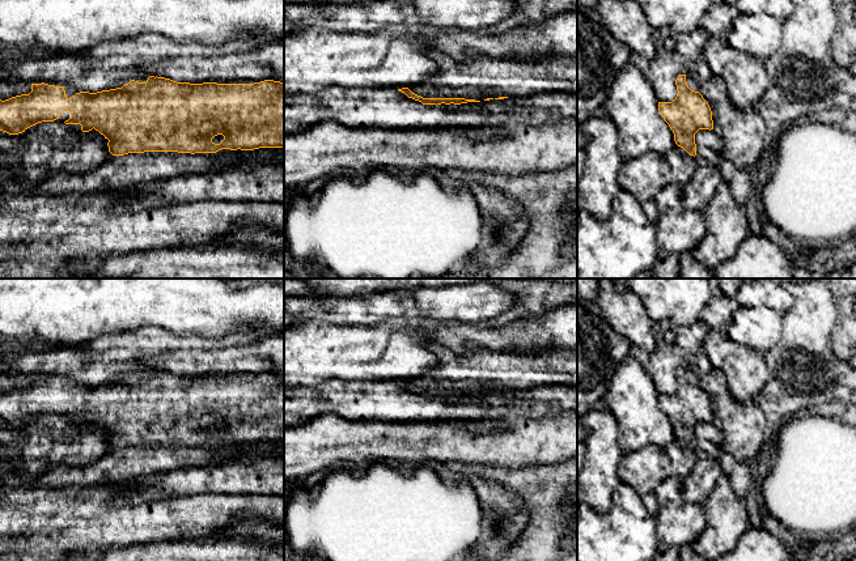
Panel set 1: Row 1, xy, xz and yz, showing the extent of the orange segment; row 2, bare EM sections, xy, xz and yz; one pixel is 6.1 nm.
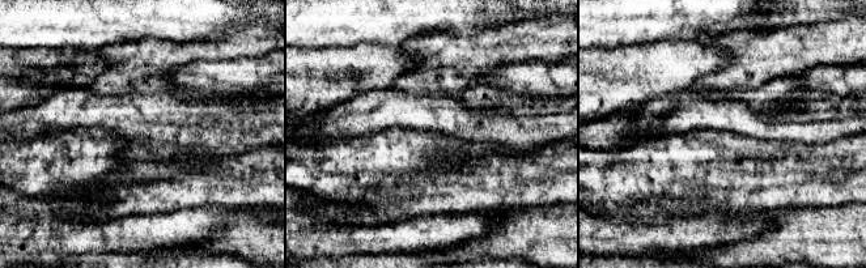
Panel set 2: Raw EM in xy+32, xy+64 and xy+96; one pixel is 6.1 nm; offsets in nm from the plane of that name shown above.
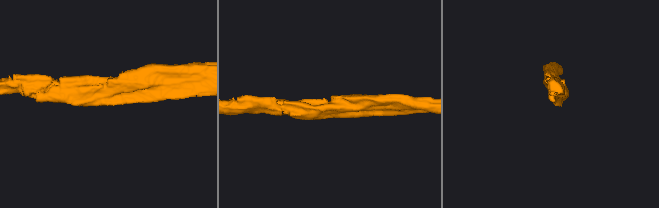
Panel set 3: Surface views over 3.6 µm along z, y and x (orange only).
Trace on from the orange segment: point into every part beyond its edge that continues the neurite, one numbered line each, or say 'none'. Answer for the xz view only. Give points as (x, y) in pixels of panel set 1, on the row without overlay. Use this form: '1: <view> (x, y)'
none

